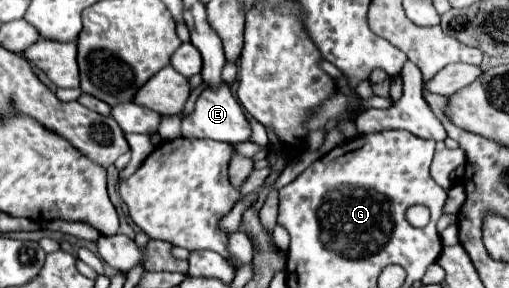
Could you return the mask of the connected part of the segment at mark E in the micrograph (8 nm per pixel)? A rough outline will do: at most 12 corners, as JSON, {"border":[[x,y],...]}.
{"border":[[227,83],[203,89],[181,135],[237,143],[249,119]]}

